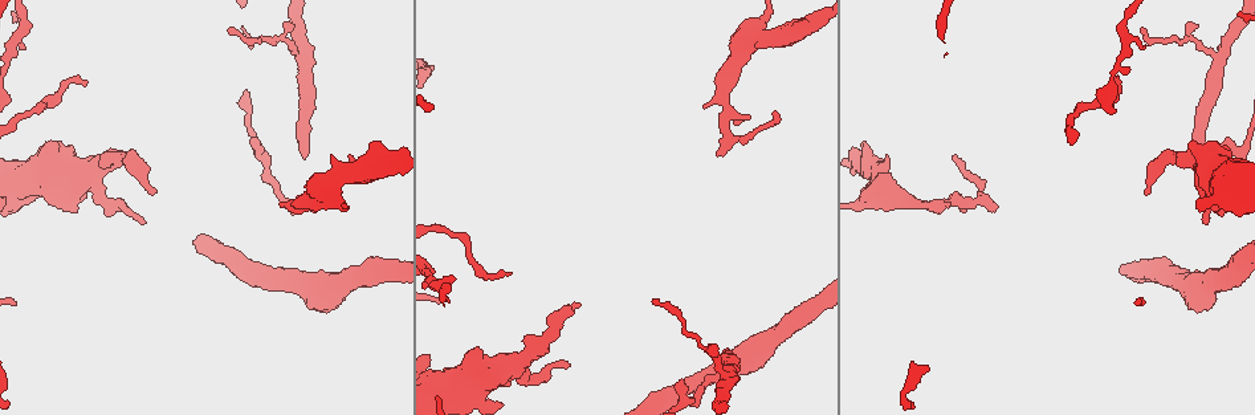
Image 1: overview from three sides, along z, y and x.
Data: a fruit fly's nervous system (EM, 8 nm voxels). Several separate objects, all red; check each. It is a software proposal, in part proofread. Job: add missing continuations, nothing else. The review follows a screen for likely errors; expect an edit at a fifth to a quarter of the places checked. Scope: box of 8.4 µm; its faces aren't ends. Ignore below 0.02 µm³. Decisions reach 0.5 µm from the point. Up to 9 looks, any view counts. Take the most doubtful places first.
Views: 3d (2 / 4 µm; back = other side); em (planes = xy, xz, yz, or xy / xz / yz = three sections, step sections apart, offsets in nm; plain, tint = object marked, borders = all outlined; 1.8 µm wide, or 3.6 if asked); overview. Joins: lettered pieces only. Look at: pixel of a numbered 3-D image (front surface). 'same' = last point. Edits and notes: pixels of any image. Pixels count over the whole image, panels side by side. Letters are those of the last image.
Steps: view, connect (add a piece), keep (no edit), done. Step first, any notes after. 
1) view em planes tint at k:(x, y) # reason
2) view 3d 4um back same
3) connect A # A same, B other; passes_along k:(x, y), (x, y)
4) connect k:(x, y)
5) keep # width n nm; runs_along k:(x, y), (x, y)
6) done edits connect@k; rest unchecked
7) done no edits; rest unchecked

view em planes borders at 1:(575, 308) # branch stops here

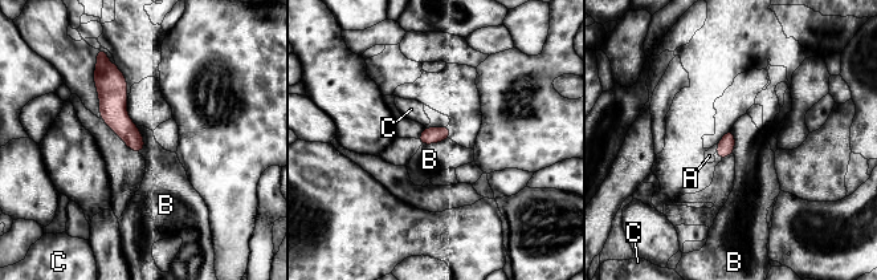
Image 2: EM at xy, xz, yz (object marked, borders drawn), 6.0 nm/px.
keep # A other, B other, C other; border 2:(449, 138), (421, 145); no lettered piece goes on from it

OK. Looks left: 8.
view em xy step 8 borders at 1:(303, 159) # an open end

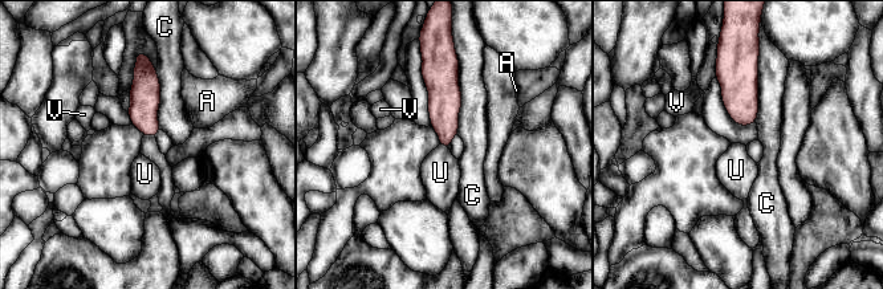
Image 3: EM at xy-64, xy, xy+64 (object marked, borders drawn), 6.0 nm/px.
connect U # longest_contact C 480 nm; A other, C other, U same, V other; passes_along 3:(444, 105), (444, 146), (440, 173); it goes on there

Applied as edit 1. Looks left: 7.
view em planes borders at 1:(741, 120) # free end

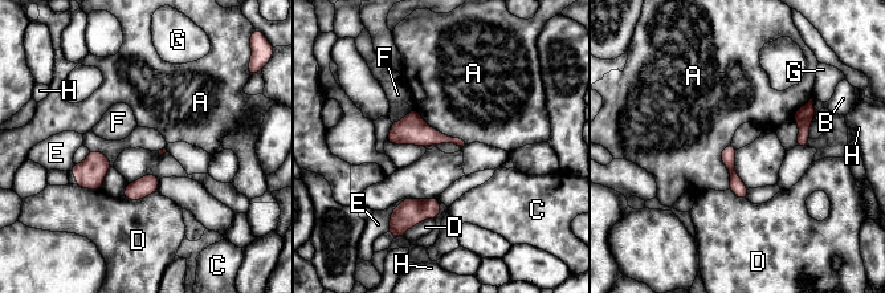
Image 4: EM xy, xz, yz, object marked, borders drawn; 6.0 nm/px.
keep # A other, B other, C other, D other, E other, F other, G other, H other; border 4:(414, 109), (431, 126), (465, 143); no lettered piece goes on from it

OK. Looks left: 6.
view overview # redraw

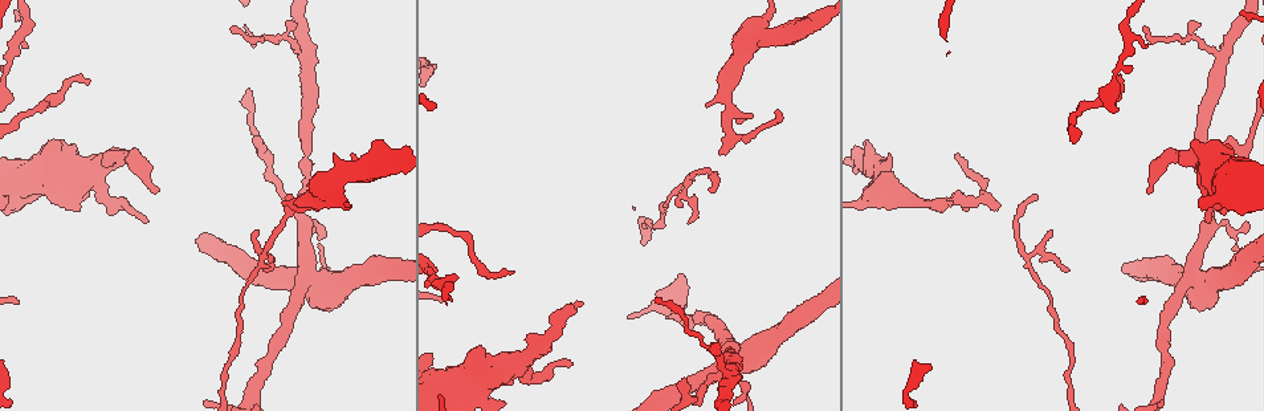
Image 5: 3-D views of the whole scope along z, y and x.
view em 3.6um xy step 8 borders at 5:(484, 351) # branch stops here

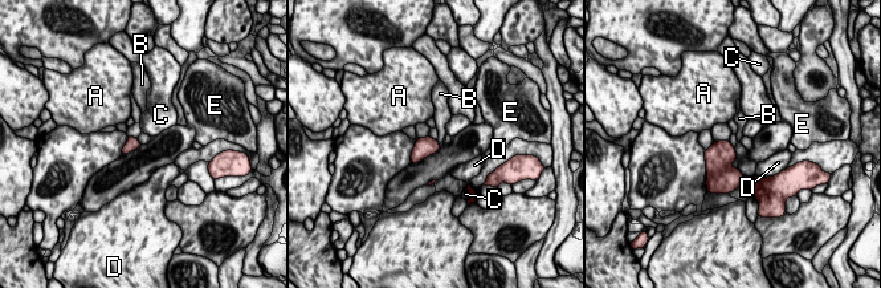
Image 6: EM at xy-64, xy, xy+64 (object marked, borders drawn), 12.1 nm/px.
view em 3.6um planes borders same # another direction

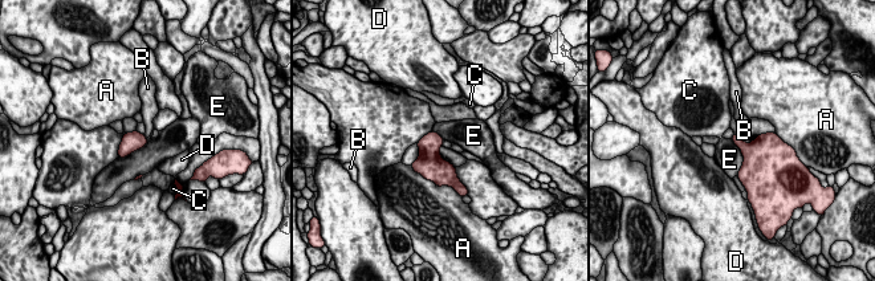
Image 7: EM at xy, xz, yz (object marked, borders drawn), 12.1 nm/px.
keep # A other, B other, C other, D other, E other; border 7:(731, 139), (743, 157), (737, 175); none of them fits

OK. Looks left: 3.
done edits connect@3; rest unchecked

